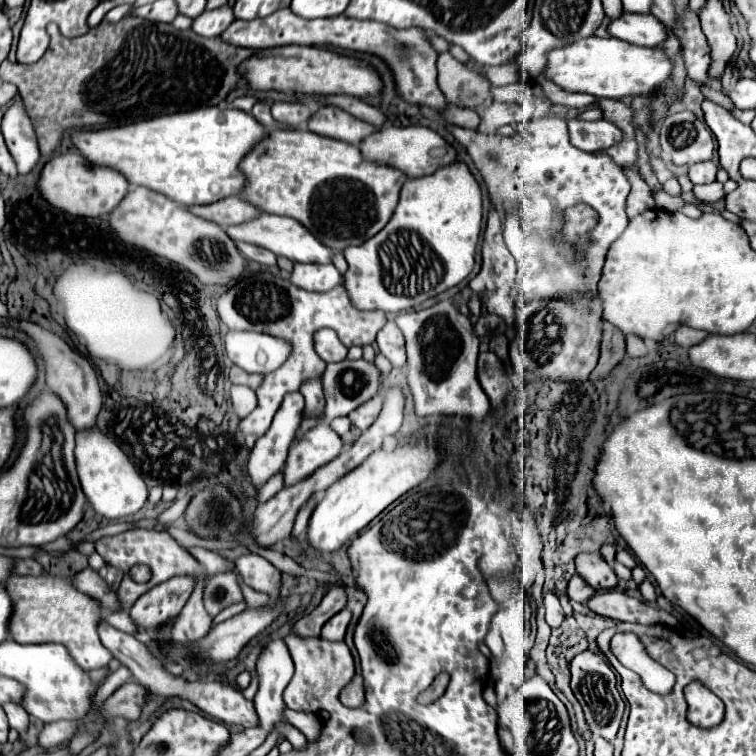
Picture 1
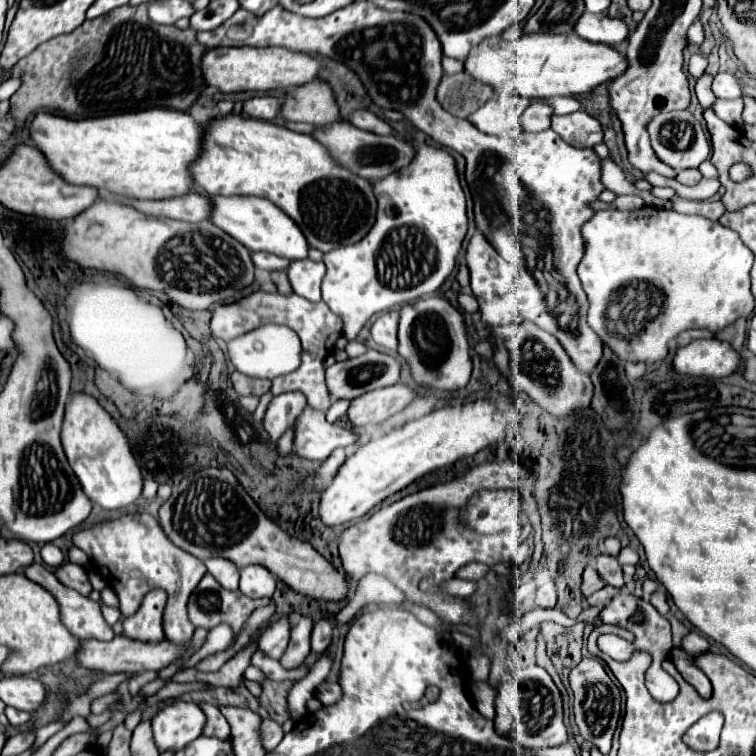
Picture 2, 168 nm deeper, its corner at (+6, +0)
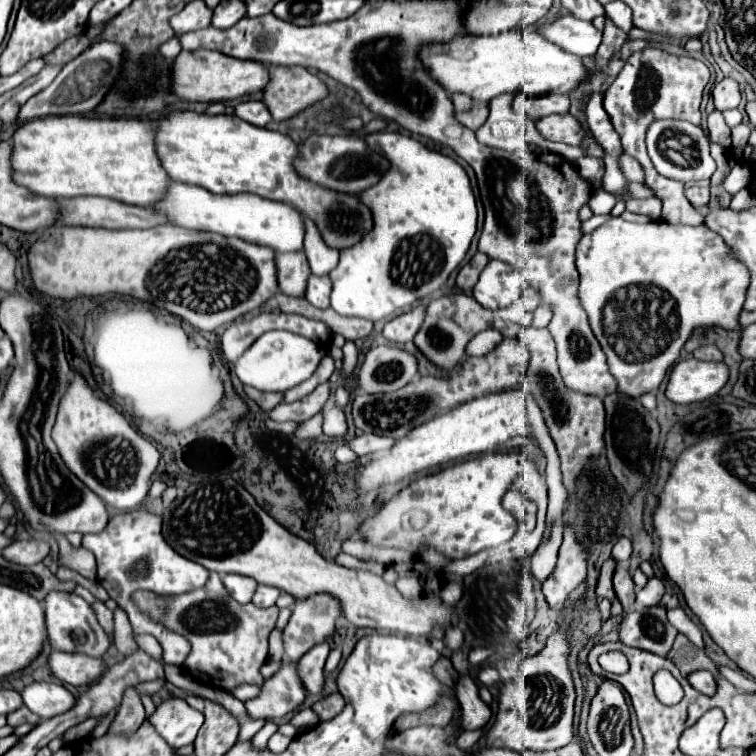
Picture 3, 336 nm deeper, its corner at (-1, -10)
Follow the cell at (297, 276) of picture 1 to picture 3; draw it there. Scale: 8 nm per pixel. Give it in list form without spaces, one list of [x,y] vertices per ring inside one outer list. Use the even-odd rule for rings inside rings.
[[[310,275],[308,283],[306,283],[306,293],[304,297],[308,299],[308,303],[312,303],[318,309],[328,309],[330,307],[330,277],[318,277],[318,275]]]

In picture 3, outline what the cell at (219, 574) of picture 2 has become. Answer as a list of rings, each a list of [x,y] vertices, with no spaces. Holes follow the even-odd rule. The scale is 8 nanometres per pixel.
[[[222,575],[222,583],[228,589],[230,597],[236,599],[238,603],[248,603],[252,599],[252,591],[256,591],[256,581],[252,577],[244,577],[244,575]]]

